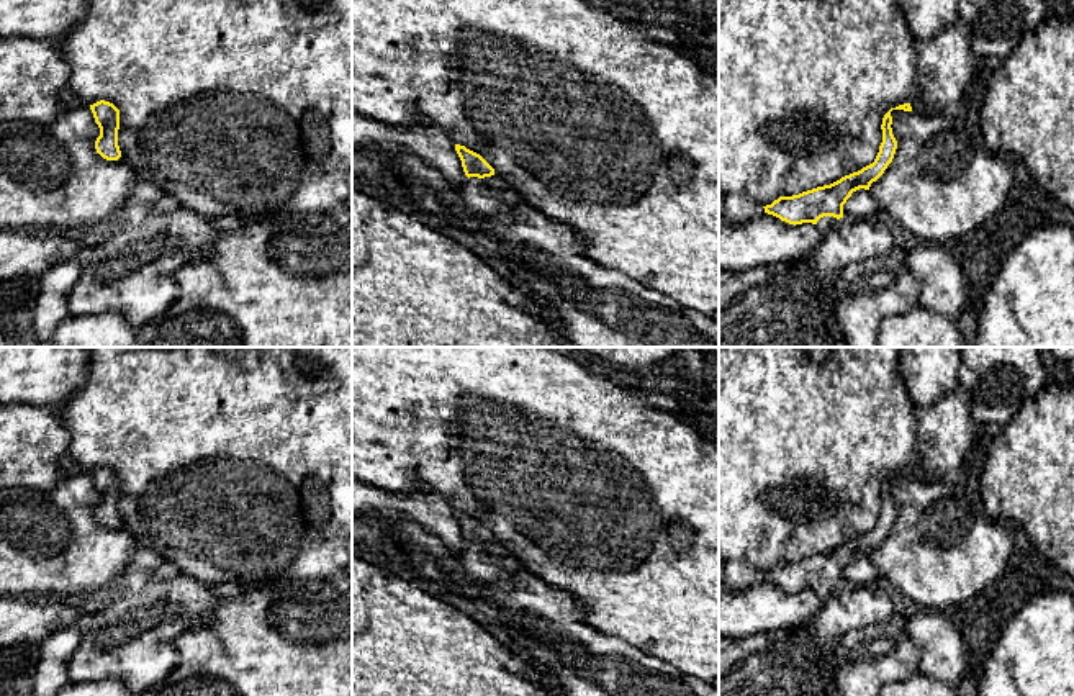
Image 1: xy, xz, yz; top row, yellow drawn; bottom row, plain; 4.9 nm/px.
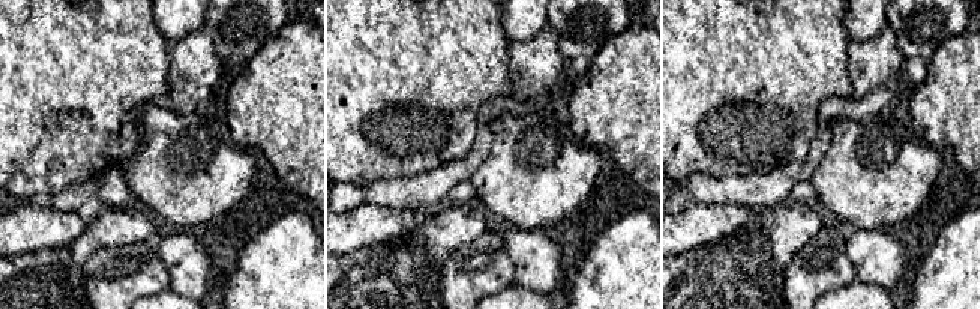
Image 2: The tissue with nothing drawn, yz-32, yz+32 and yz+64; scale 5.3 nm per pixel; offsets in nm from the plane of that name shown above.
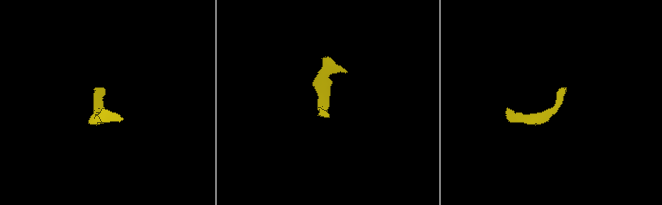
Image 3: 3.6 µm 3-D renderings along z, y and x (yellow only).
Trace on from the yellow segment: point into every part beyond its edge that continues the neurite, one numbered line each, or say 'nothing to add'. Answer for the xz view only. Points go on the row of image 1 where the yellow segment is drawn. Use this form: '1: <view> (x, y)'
1: xz (482, 200)

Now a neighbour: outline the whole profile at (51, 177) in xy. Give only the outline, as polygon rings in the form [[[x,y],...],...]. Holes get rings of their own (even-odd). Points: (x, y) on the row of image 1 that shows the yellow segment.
[[[70,105],[51,123],[31,120],[0,123],[0,229],[18,231],[65,231],[85,228],[106,221],[110,216],[120,219],[120,211],[139,182],[134,169],[120,157],[118,160],[103,159],[95,141],[100,128],[95,123],[88,105]]]

